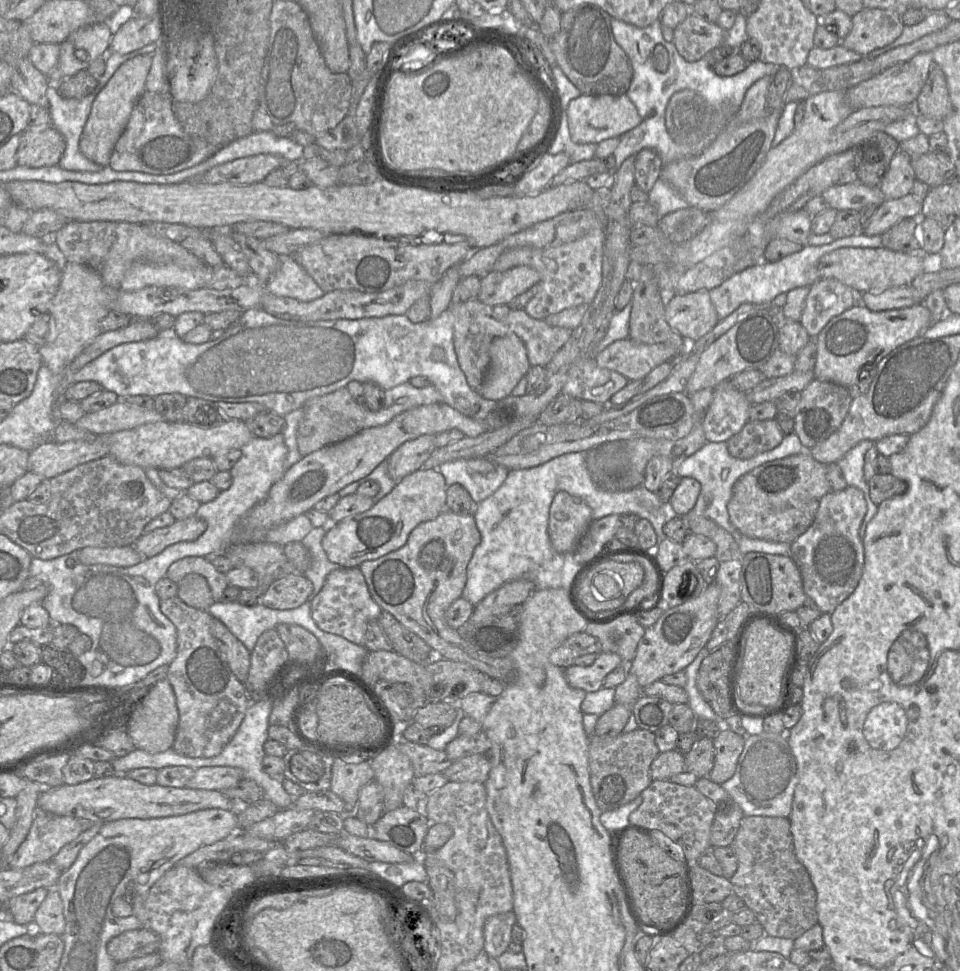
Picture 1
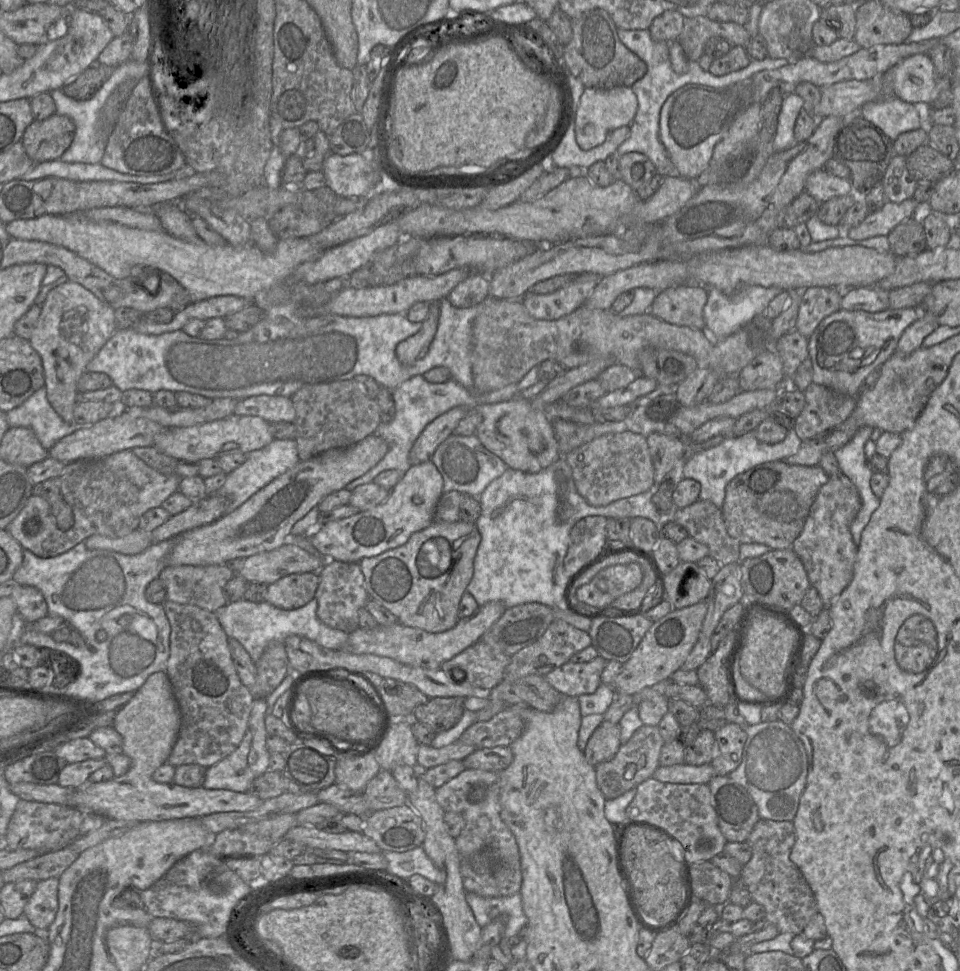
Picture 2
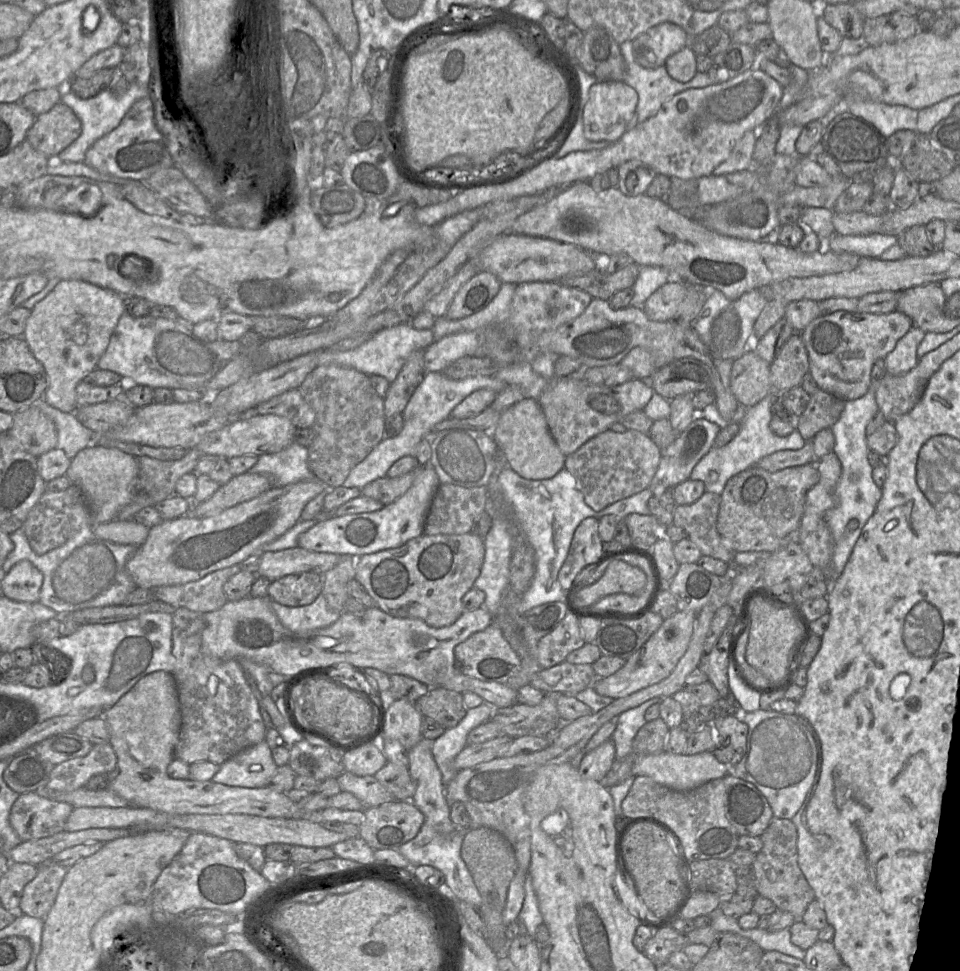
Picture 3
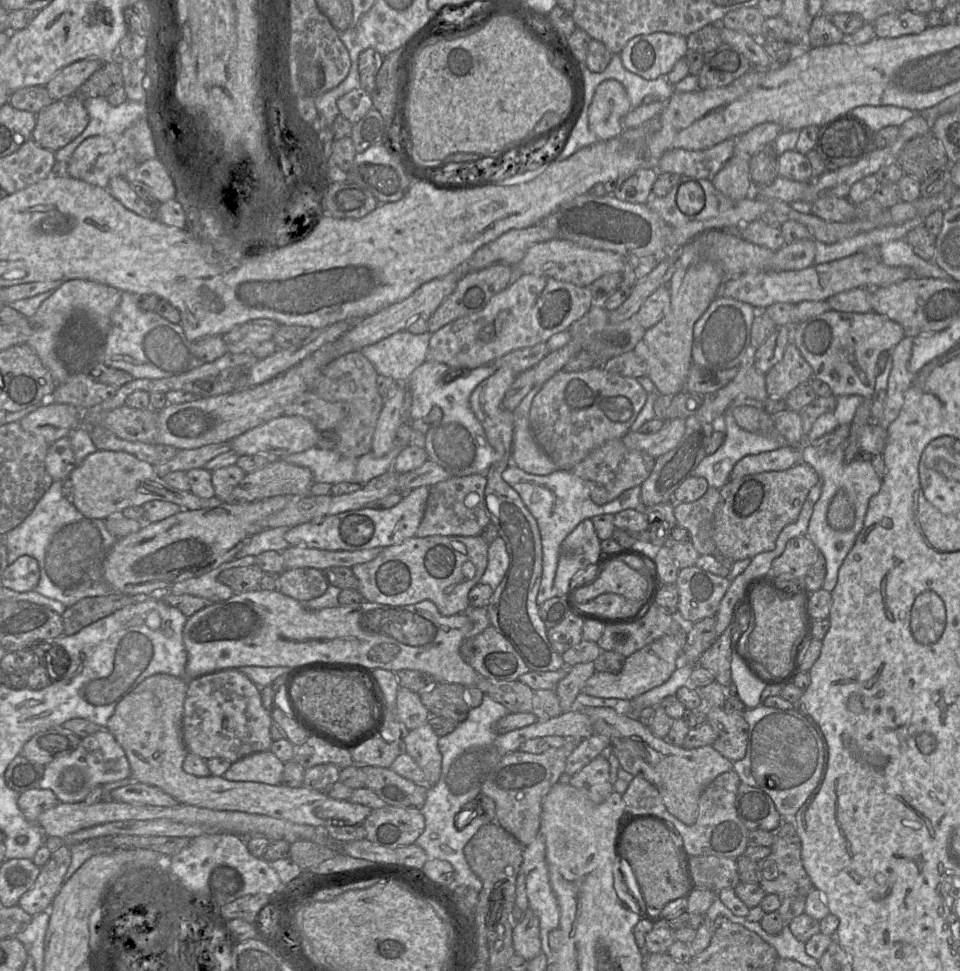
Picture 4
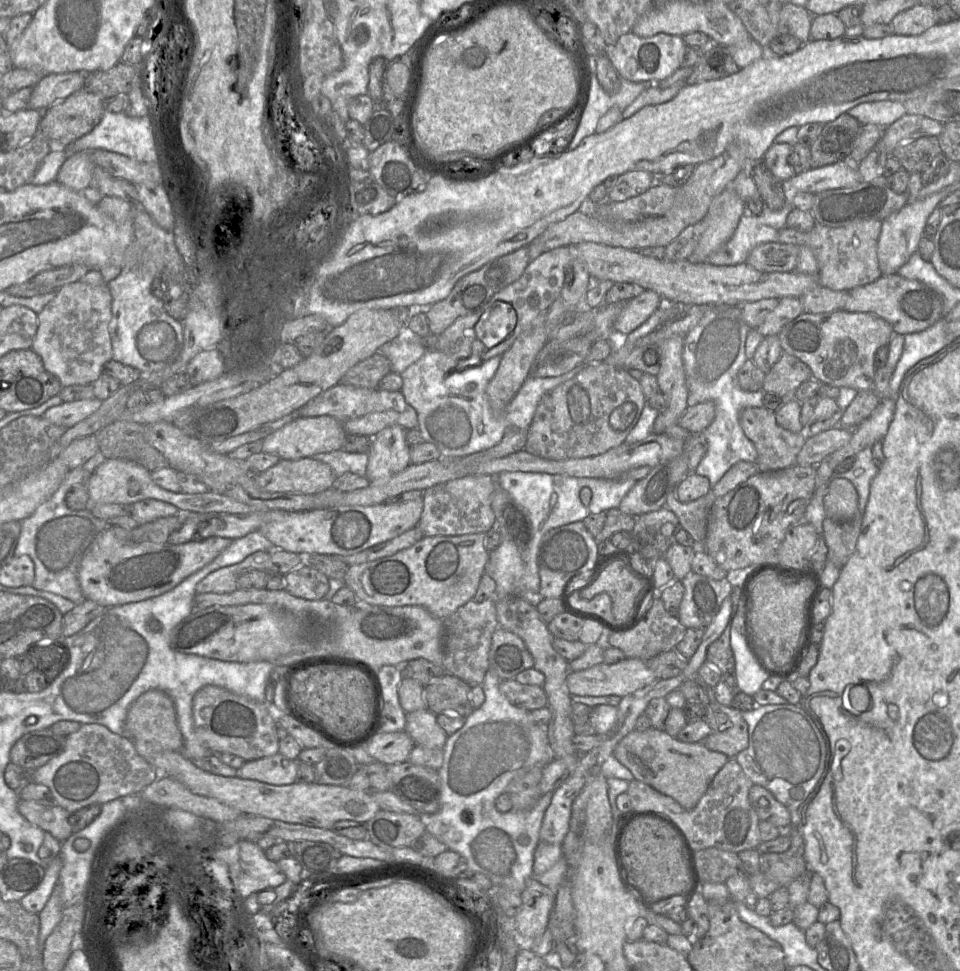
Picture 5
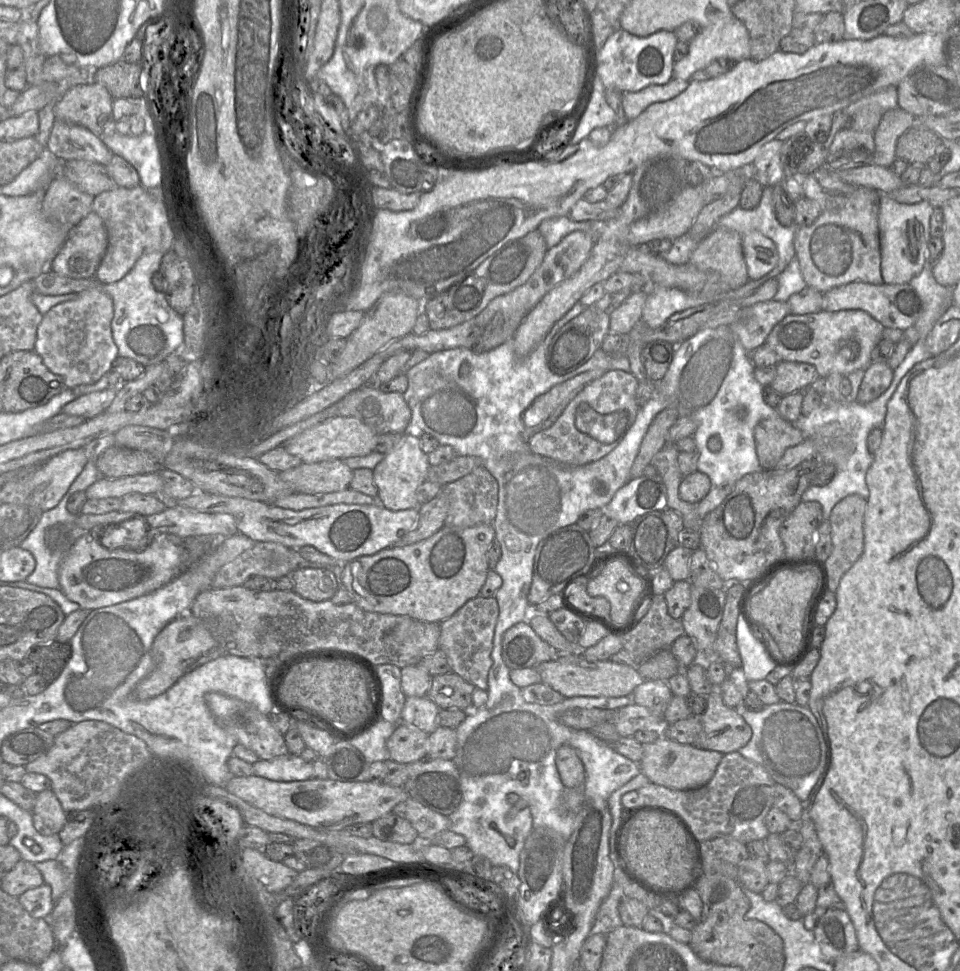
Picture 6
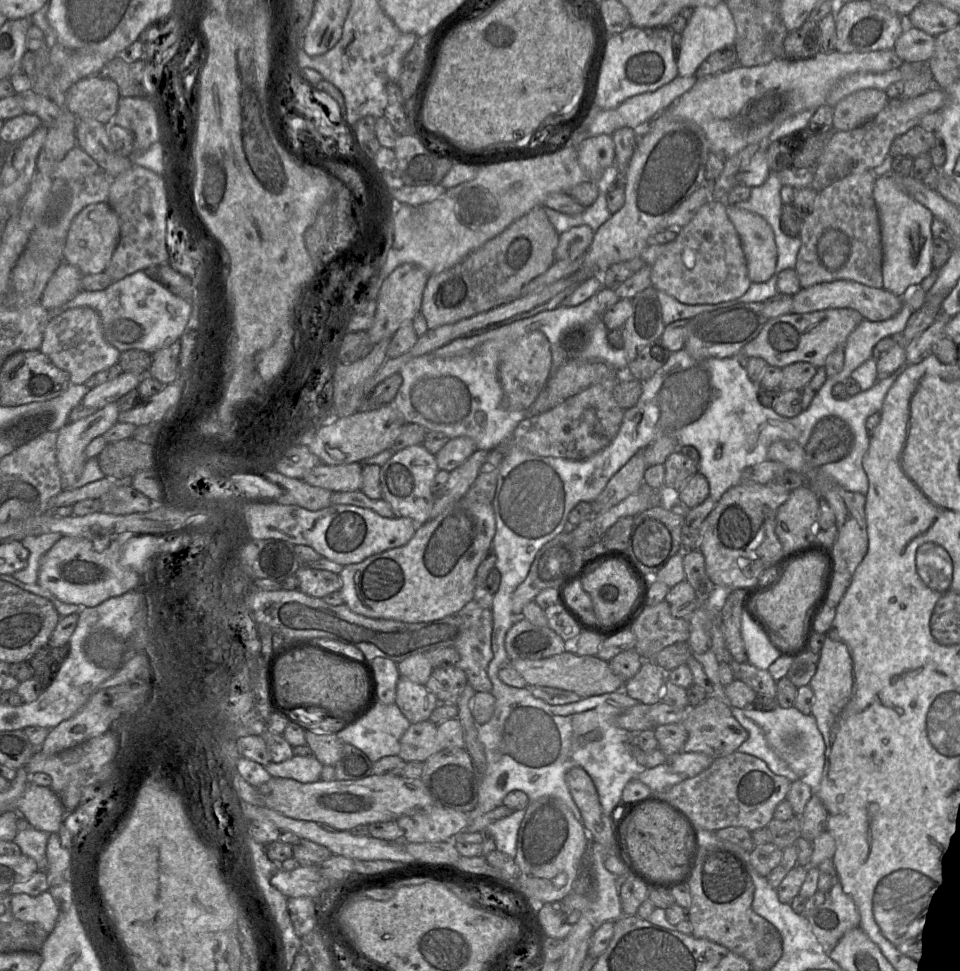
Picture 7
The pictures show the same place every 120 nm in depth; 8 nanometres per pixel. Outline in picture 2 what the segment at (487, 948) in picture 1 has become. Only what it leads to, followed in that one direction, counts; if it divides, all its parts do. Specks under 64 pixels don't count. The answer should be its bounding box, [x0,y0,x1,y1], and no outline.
[465,892,528,939]

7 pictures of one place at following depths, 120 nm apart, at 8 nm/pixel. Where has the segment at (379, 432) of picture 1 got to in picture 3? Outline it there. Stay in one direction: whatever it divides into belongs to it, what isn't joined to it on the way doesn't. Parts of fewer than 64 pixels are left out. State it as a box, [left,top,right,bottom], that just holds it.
[126,398,566,590]

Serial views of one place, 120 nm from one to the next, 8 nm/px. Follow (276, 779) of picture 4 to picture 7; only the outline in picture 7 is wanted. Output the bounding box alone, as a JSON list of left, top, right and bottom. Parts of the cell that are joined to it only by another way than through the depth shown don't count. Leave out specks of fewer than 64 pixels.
[264,755,323,783]

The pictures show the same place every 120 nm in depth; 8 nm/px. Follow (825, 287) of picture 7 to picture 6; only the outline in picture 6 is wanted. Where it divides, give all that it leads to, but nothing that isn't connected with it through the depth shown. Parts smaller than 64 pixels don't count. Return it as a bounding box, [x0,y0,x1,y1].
[823,282,922,331]

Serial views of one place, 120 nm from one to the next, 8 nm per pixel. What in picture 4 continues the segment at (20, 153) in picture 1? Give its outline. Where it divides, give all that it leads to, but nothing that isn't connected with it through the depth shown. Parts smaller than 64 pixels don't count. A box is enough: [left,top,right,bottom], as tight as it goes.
[31,95,88,152]

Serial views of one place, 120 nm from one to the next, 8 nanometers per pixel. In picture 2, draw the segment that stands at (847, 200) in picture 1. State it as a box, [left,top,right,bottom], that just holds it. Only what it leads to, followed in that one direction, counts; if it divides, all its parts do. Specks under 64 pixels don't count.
[805,169,854,202]

